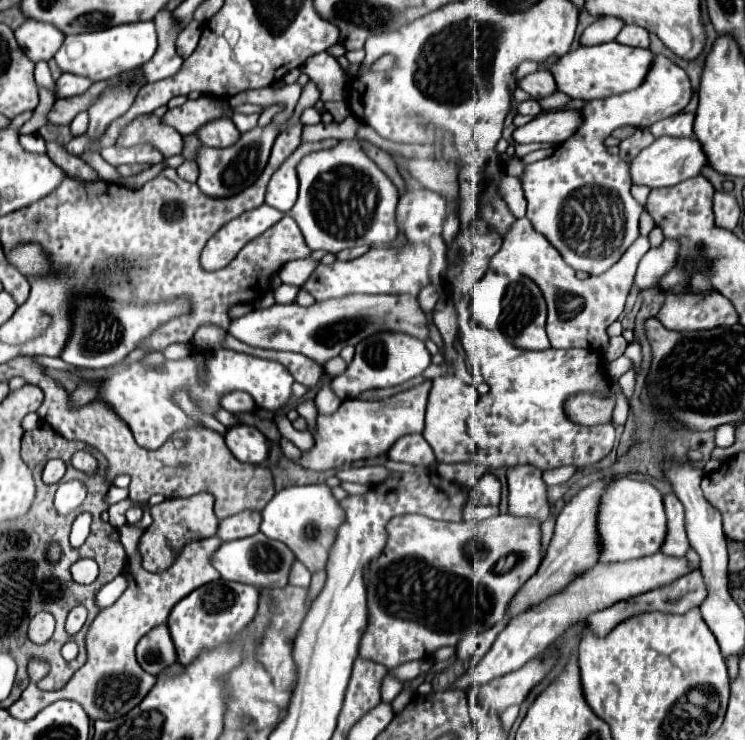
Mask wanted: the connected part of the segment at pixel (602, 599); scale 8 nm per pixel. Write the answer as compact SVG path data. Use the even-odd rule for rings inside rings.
M654 553L650 557L630 559L624 563L594 565L594 567L586 569L572 583L568 583L562 591L546 597L538 605L512 617L512 621L506 625L506 629L496 637L490 653L486 653L482 657L482 661L474 667L474 671L472 671L474 683L486 685L494 677L520 669L524 663L528 663L528 659L540 655L540 651L544 651L548 645L552 645L564 631L568 631L572 625L580 623L586 615L602 611L618 601L648 593L656 587L666 587L666 585L674 583L676 579L688 575L690 571L692 571L692 567L688 565L686 557L670 557L664 553Z

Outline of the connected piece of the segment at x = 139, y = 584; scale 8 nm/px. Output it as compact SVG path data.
M125 524L119 528L120 542L128 556L128 565L124 569L124 575L128 579L128 589L124 595L110 607L102 609L100 615L92 621L86 634L86 648L88 659L86 663L72 675L72 679L58 691L40 691L34 683L30 683L22 697L10 707L10 713L14 719L28 721L32 715L36 715L46 705L58 701L58 699L72 699L80 703L90 719L118 719L126 715L130 709L134 709L154 687L156 677L142 671L136 659L136 645L144 633L148 633L152 627L166 623L172 607L184 599L190 591L220 579L220 573L210 565L210 555L220 547L218 537L208 537L200 541L192 541L186 547L180 549L174 563L160 573L148 573L141 565L141 559L137 551L139 539L143 533L141 529Z

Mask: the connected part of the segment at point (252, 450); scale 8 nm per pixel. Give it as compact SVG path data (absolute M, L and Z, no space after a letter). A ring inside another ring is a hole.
M244 423L232 425L226 429L224 439L236 459L244 463L266 463L270 443L256 427Z

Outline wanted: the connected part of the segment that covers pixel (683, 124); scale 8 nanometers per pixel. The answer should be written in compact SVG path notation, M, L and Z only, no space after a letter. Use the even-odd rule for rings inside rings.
M684 113L684 115L672 115L668 119L662 119L650 127L654 137L692 137L692 123L694 115Z

